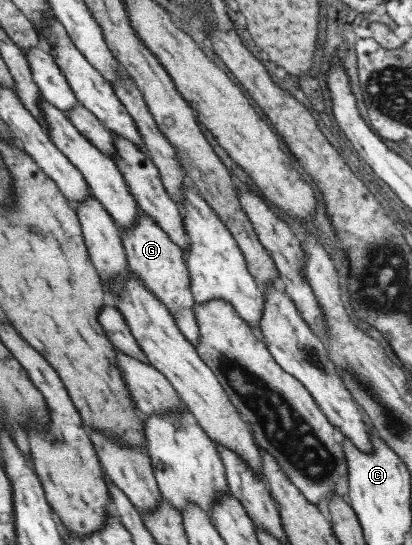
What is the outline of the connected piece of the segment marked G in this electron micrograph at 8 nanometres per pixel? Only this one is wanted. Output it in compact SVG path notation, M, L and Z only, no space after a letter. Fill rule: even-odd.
M140 210L133 226L127 230L120 227L129 269L171 311L176 325L190 343L196 345L200 334L194 315L195 299L190 289L190 274L185 260L185 251L155 222L155 219Z

